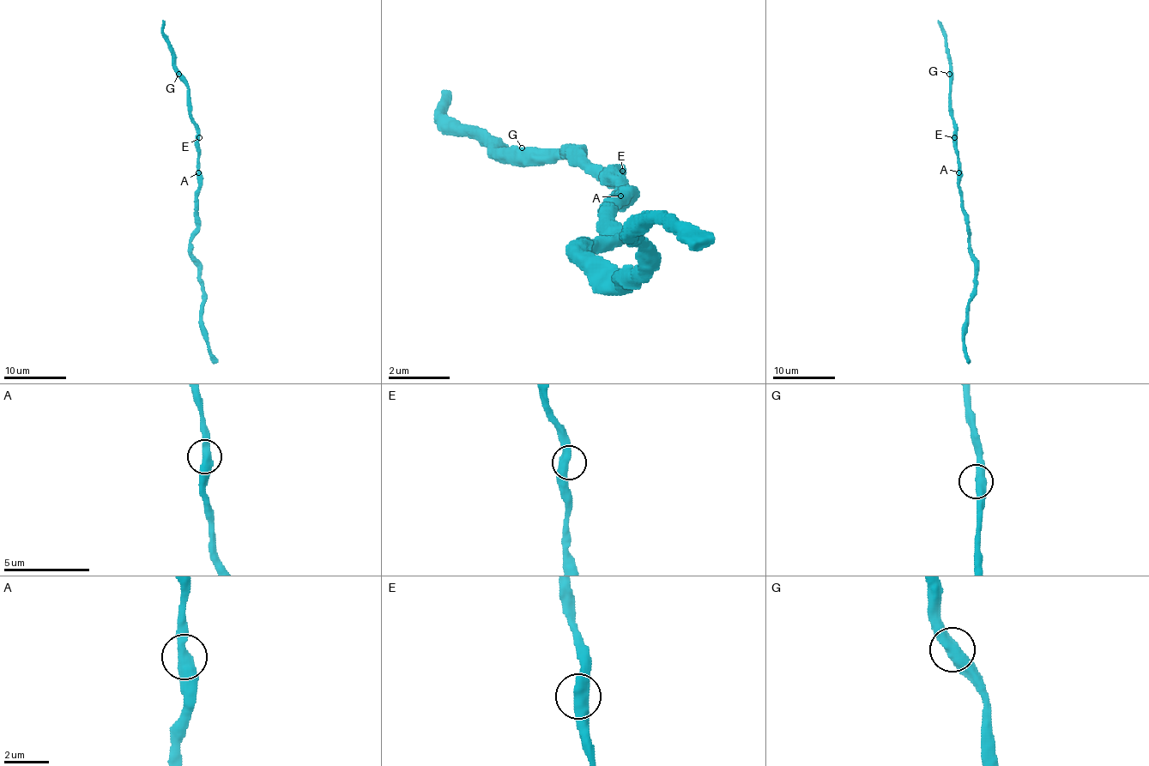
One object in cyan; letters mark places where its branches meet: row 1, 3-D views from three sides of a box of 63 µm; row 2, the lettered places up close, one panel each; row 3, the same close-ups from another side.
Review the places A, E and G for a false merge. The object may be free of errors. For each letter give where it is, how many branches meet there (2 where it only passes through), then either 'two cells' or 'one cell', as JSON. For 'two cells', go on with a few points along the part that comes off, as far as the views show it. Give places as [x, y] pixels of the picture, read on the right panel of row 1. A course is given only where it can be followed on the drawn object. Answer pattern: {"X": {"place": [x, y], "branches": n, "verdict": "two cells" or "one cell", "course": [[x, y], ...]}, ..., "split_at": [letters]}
{"A": {"place": [958, 172], "branches": 2, "verdict": "one cell"}, "E": {"place": [954, 137], "branches": 2, "verdict": "one cell"}, "G": {"place": [949, 74], "branches": 2, "verdict": "one cell"}, "split_at": []}

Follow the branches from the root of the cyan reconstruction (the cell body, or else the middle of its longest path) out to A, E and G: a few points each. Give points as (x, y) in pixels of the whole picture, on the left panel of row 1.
A: (197, 190), (199, 171)
E: (197, 190), (199, 137)
G: (197, 190), (197, 125), (191, 116), (188, 83), (178, 74)

